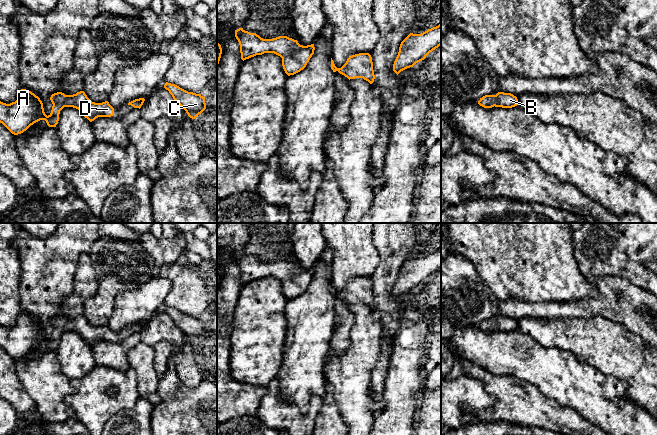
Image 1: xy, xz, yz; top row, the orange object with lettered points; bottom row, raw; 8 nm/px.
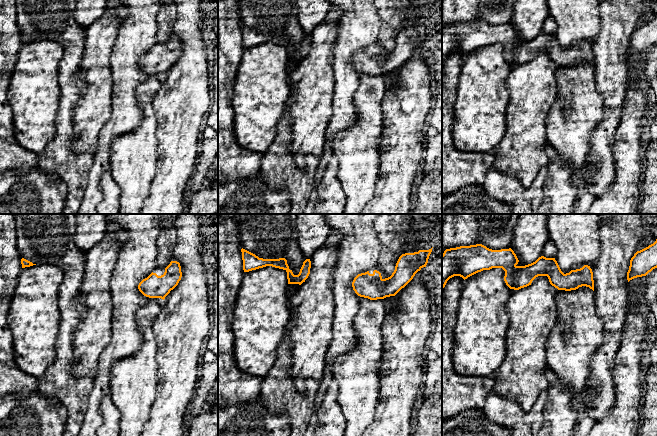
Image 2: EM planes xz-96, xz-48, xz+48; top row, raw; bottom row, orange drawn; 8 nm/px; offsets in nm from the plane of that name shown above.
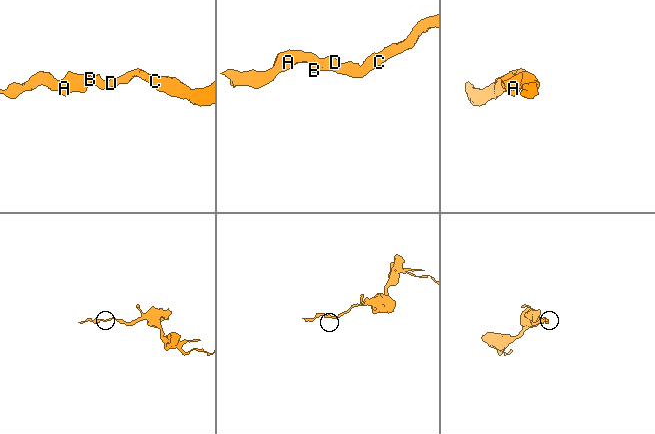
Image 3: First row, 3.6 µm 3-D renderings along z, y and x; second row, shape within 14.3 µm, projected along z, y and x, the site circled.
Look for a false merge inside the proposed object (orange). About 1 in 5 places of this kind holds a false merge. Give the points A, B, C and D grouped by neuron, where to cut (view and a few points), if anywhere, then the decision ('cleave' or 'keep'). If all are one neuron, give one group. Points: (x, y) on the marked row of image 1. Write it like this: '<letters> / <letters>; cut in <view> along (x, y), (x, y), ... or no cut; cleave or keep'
A B C D; no cut; keep

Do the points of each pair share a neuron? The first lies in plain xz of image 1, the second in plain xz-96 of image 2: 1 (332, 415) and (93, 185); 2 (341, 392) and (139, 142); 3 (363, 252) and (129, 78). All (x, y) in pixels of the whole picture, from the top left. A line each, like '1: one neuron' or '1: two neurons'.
1: two neurons
2: one neuron
3: one neuron

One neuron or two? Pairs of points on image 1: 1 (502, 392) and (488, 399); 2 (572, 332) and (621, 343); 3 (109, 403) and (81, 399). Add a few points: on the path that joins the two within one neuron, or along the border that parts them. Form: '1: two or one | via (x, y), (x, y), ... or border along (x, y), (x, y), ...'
1: two | border along (479, 378), (495, 397), (495, 401), (477, 412)
2: one | via (584, 338), (601, 343), (609, 343)
3: one | via (102, 399), (88, 399)

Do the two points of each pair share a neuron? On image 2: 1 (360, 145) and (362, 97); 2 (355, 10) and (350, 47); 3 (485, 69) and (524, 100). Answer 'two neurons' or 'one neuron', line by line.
1: one neuron
2: one neuron
3: two neurons

